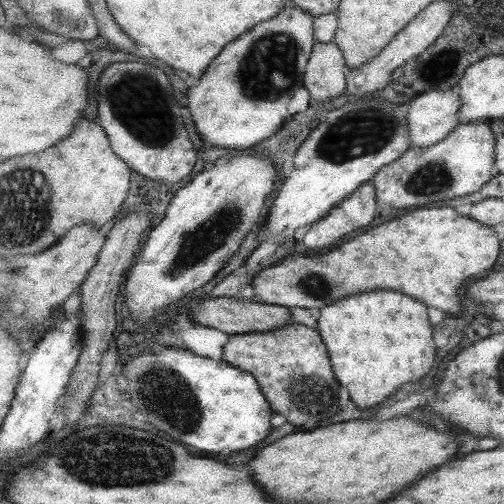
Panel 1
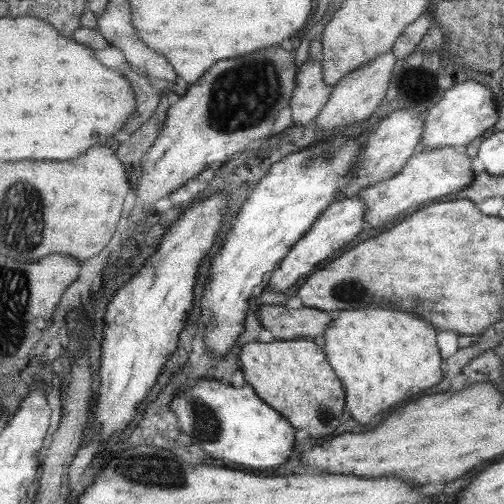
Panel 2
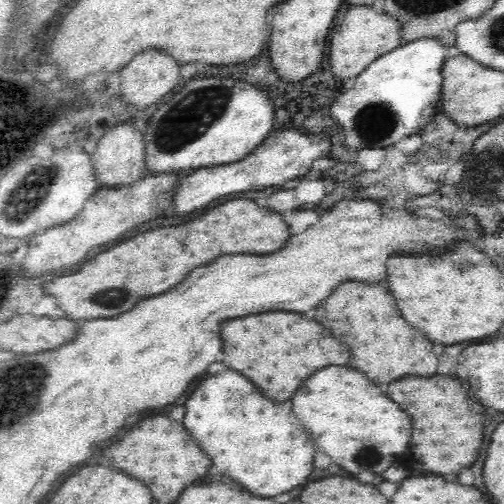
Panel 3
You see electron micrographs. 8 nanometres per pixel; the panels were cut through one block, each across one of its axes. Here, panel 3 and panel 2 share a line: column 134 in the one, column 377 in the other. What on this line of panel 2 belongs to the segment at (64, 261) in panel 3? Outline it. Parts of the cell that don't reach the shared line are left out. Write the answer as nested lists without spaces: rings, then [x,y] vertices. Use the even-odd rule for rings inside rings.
[[[441,148],[441,150],[429,150],[415,154],[407,168],[393,176],[391,180],[383,180],[375,186],[369,186],[367,190],[359,192],[359,196],[367,202],[367,226],[383,226],[405,212],[415,212],[411,208],[423,208],[433,202],[437,202],[443,196],[457,194],[465,188],[471,188],[475,182],[473,172],[473,158],[469,158],[463,150],[457,148]]]

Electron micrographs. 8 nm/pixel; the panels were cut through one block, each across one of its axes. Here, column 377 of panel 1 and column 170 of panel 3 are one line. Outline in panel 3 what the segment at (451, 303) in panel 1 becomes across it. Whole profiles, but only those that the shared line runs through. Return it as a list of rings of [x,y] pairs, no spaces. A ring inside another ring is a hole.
[[[250,198],[230,200],[220,208],[210,210],[202,218],[182,224],[178,228],[160,228],[142,232],[132,240],[102,252],[88,264],[84,262],[80,272],[72,276],[56,278],[46,284],[48,296],[54,296],[68,318],[76,322],[90,322],[100,318],[112,318],[134,308],[142,298],[164,294],[180,284],[194,268],[210,264],[218,256],[226,254],[254,254],[268,256],[284,248],[290,240],[288,226],[280,212],[262,208]]]

